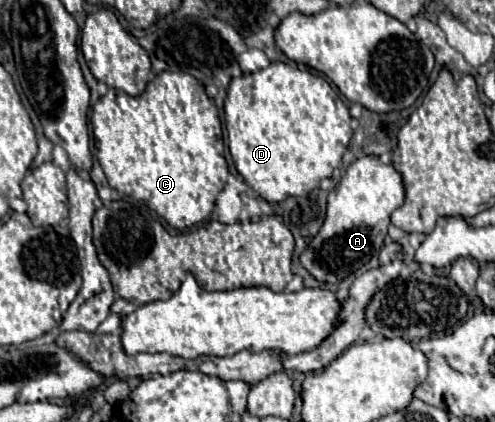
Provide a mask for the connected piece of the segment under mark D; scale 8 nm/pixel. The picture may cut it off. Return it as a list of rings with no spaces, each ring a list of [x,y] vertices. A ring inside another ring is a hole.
[[[276,61],[266,69],[232,79],[226,91],[224,121],[228,129],[230,155],[238,173],[244,177],[246,185],[268,203],[282,201],[290,195],[306,197],[314,191],[322,179],[332,177],[332,171],[340,165],[352,139],[352,117],[338,91],[324,77],[309,70],[300,71],[293,62]]]

